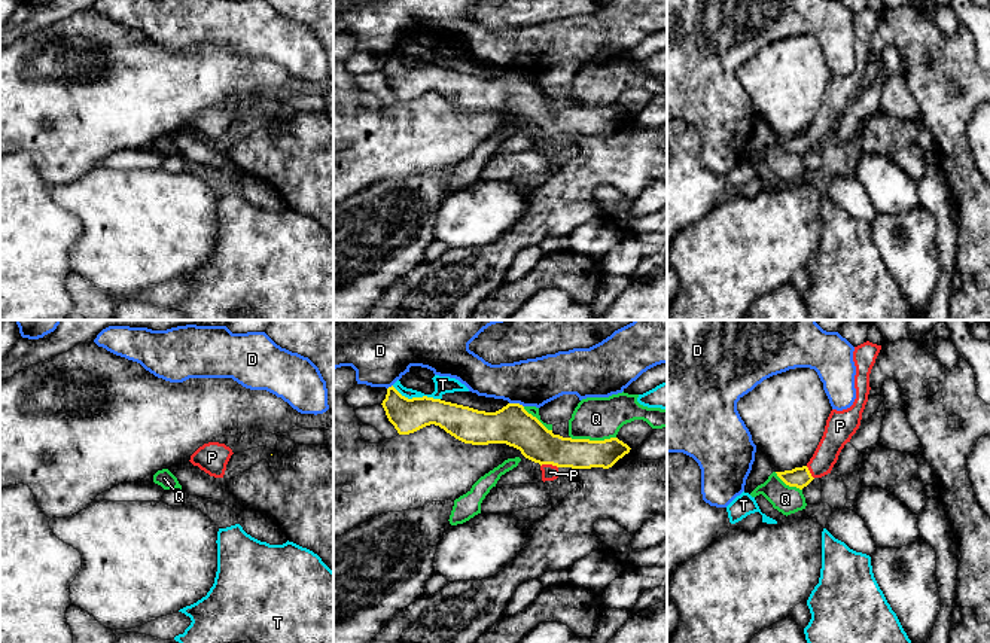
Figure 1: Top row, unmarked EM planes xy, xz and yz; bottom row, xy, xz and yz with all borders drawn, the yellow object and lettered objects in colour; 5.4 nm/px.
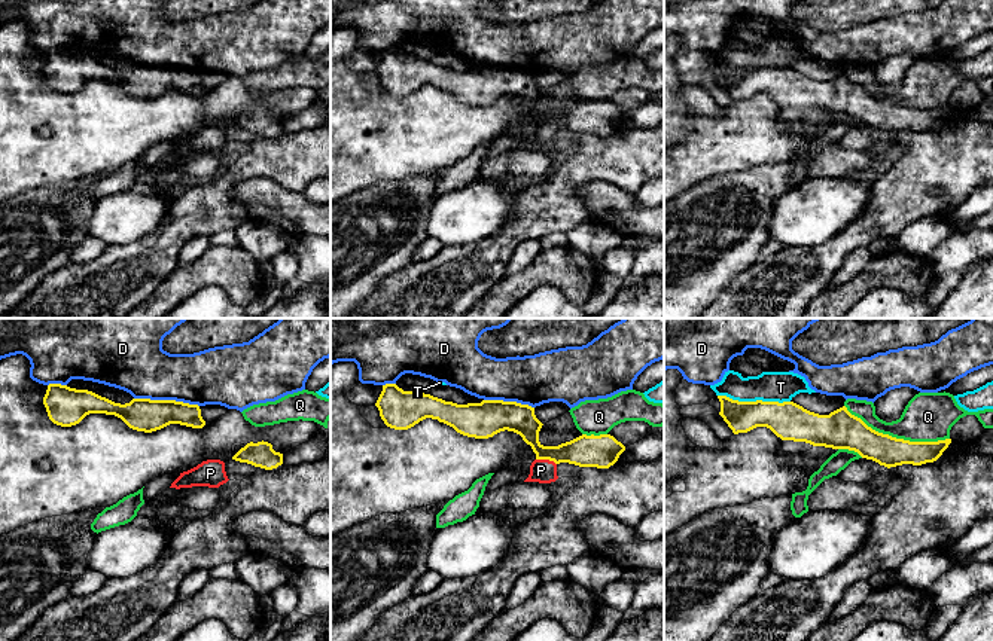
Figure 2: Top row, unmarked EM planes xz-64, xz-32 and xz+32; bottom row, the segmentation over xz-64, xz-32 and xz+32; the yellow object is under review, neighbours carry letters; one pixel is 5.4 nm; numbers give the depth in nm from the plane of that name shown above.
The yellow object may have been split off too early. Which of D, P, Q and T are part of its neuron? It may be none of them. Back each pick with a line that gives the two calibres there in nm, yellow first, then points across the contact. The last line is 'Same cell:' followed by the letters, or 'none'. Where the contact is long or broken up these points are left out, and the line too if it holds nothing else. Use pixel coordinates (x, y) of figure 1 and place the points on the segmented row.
P: calibres 200 and 90 nm; way xz (518, 429), (550, 463), (550, 472)
Same cell: P

